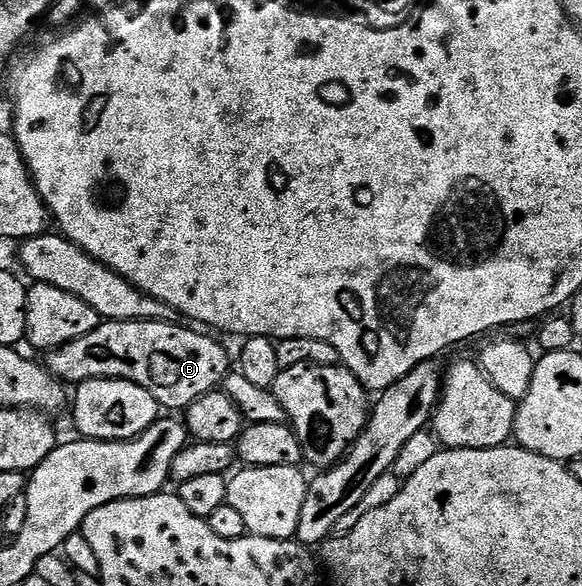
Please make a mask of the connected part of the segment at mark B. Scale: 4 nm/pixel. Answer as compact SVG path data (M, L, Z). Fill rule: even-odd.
M104 321L94 331L90 331L90 335L82 335L82 339L74 339L51 350L47 354L46 368L52 376L65 383L97 381L99 377L138 383L138 387L146 387L146 391L150 391L150 395L154 395L156 402L165 410L183 411L190 403L194 403L194 399L206 395L212 389L220 389L230 372L230 366L227 351L214 338L207 337L212 335L187 324L176 324L172 321Z

